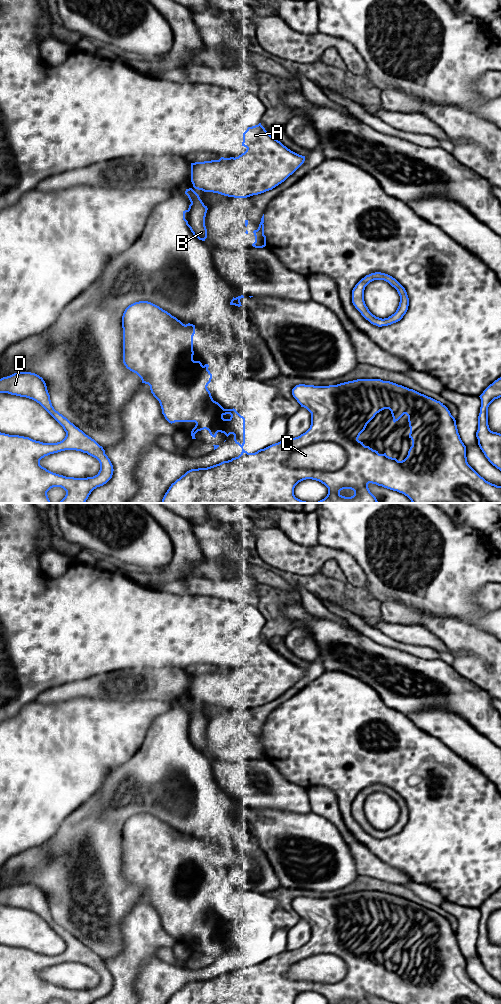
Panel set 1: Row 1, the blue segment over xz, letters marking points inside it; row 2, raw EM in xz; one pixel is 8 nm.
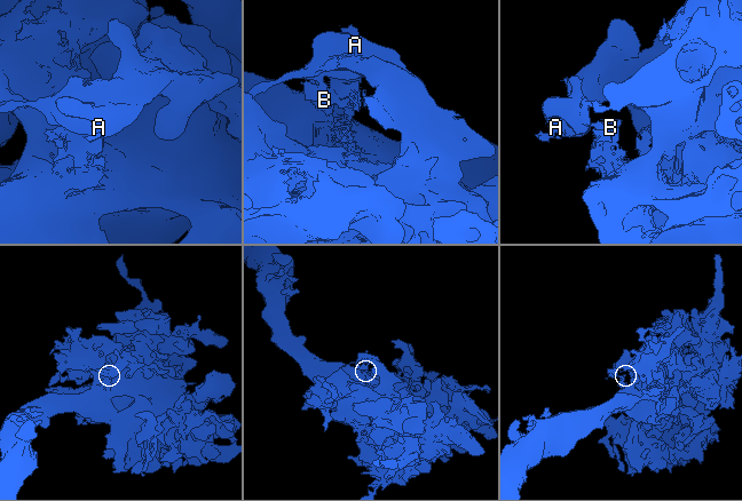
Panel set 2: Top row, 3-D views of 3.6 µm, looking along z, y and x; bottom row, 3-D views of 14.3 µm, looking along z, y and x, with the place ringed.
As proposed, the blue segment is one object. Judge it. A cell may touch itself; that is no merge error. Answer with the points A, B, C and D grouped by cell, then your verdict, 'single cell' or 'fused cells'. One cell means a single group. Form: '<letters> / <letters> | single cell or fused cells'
A C D / B | fused cells

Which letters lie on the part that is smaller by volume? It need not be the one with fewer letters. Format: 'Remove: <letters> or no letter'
Remove: B

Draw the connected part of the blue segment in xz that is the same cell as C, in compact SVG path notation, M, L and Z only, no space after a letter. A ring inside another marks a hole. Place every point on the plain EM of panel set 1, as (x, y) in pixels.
M139 813L125 821L122 840L123 875L141 890L142 895L150 898L165 931L171 936L195 934L196 937L191 943L192 951L196 951L195 946L204 941L214 950L218 944L227 949L233 946L235 955L242 960L241 966L231 972L187 983L171 996L167 1004L294 1004L295 998L306 991L321 994L328 1000L328 1004L340 1004L343 1001L370 1004L369 995L397 1004L501 1004L501 998L486 993L468 976L466 958L458 945L456 932L443 915L413 901L381 891L357 891L329 898L296 897L292 901L292 907L301 919L311 925L310 940L298 949L286 950L255 965L248 965L243 961L245 930L236 921L224 921L213 912L207 900L212 891L209 877L203 878L200 873L193 872L195 837L185 837L159 818L148 813ZM384 921L391 923L394 935L404 926L408 928L412 958L402 973L389 969L386 965L379 966L358 952L367 936Z

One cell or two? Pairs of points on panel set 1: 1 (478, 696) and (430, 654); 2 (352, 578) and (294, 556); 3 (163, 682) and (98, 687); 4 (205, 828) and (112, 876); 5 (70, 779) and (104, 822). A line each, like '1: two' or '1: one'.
1: two
2: one
3: one
4: one
5: two

